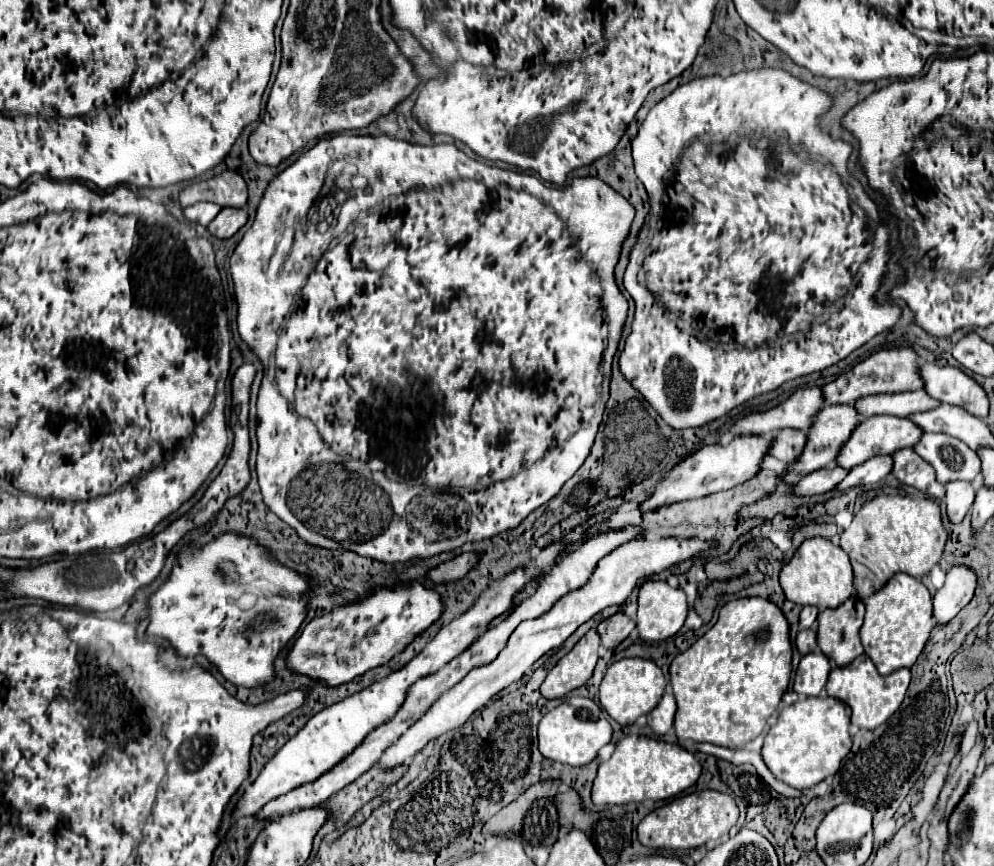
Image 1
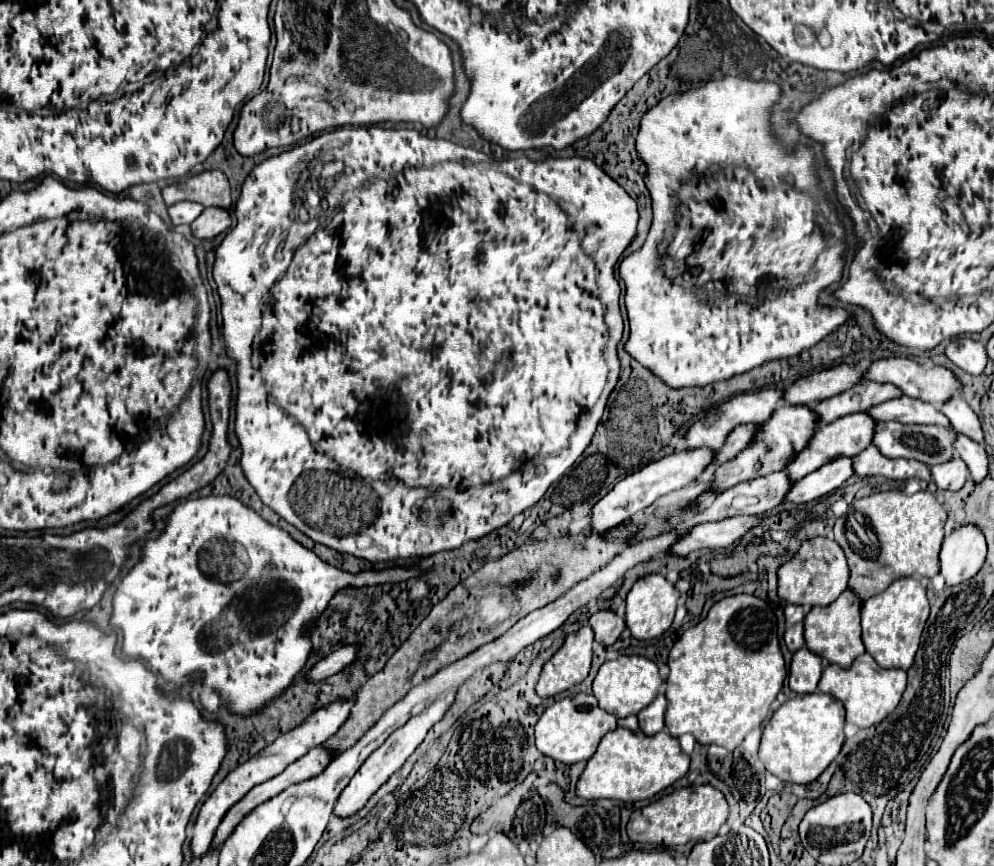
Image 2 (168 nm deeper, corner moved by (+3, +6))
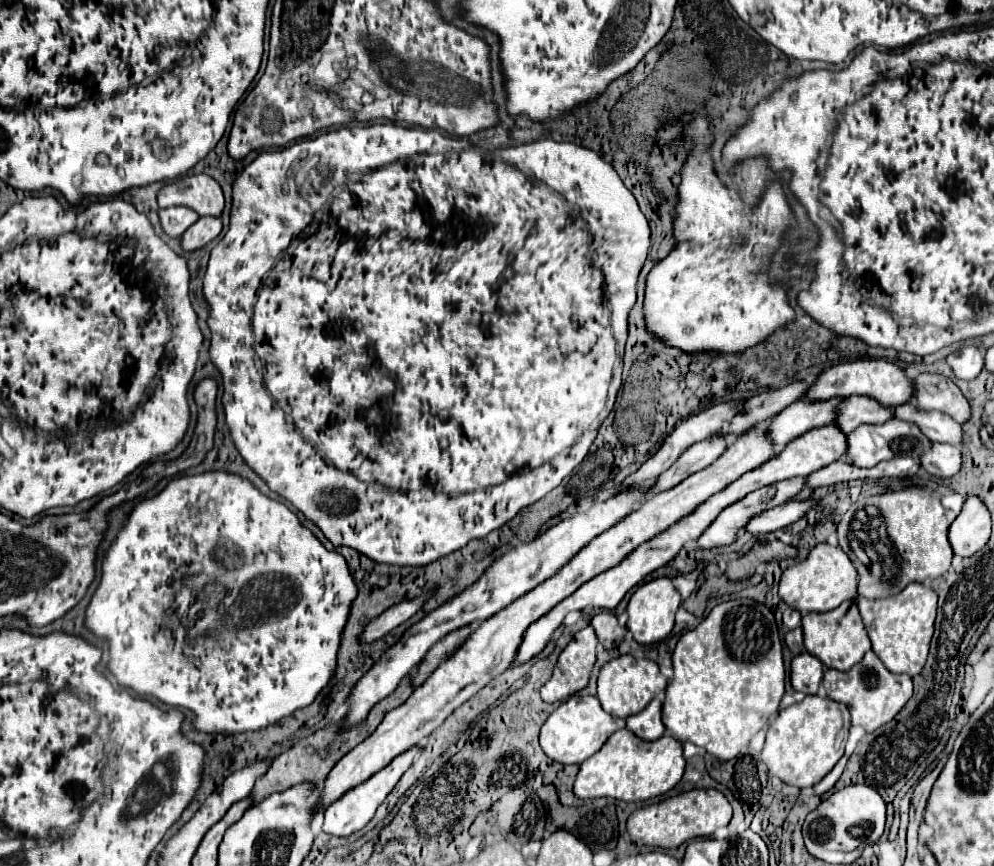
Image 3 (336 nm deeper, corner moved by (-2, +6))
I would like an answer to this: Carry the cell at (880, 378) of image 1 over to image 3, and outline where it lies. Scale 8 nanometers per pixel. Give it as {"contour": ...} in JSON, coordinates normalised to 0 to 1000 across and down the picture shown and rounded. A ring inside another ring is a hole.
{"contour":[[[796,442],[788,449],[768,452],[764,456],[758,456],[758,458],[749,461],[747,463],[747,475],[743,479],[739,479],[739,484],[735,486],[735,491],[731,491],[729,498],[723,498],[719,502],[739,502],[739,505],[743,505],[743,502],[752,500],[754,495],[762,493],[770,484],[788,475],[788,470],[806,461],[806,456],[812,452],[812,447],[814,445],[808,445],[808,442]]]}

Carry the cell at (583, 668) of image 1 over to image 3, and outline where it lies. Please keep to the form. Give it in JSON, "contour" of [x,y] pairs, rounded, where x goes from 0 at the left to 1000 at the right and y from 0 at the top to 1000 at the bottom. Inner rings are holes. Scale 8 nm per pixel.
{"contour":[[[589,724],[576,733],[572,745],[562,756],[556,782],[544,793],[548,812],[562,812],[589,796],[599,768],[601,736],[597,724]]]}

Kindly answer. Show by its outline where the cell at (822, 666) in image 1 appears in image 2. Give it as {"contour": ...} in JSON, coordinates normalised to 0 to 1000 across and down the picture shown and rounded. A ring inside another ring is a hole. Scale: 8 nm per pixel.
{"contour":[[[807,747],[799,754],[793,791],[799,800],[819,800],[827,779],[827,761],[819,756],[815,749]]]}

